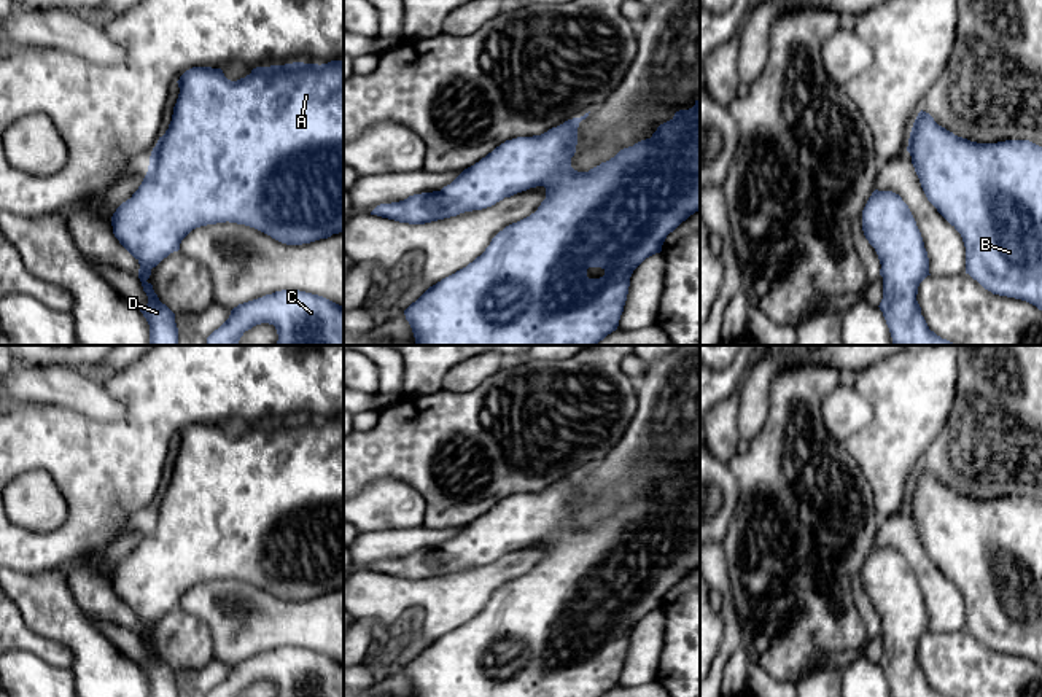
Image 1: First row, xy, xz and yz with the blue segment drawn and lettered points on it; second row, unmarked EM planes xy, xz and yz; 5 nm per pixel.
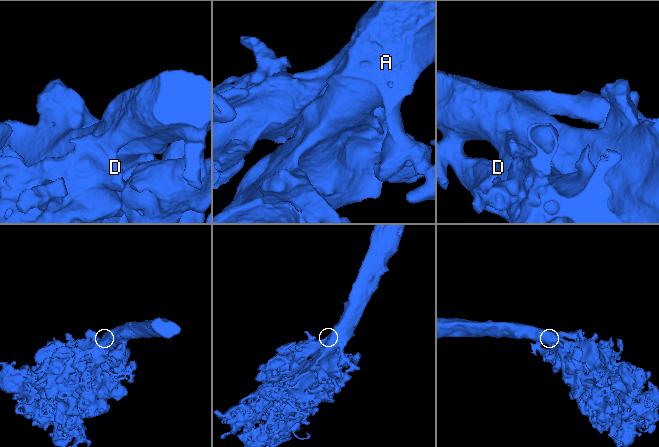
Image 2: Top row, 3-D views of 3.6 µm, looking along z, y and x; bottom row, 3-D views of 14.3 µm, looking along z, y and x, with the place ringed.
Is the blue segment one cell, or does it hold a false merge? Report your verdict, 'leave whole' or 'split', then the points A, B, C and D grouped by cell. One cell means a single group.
leave whole; groups A B C D

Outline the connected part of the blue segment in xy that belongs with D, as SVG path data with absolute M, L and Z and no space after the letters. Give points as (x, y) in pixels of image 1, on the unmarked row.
M331 417L321 422L293 419L285 422L256 423L250 431L237 438L227 436L221 425L192 423L186 426L177 439L180 450L173 463L172 477L151 508L148 528L132 554L122 559L111 573L115 594L140 621L138 635L148 652L148 660L135 664L143 670L150 681L150 697L178 697L175 670L159 657L153 641L146 637L150 635L153 624L170 609L180 606L181 597L192 586L229 578L255 584L286 602L310 600L344 589L344 417Z

